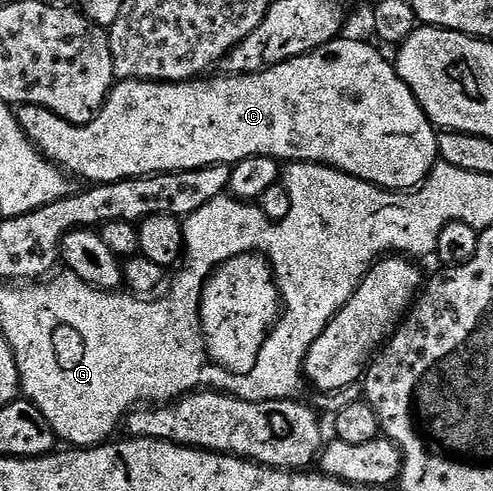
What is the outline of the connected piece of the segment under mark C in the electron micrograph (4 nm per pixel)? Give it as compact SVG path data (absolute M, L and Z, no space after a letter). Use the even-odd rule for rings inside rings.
M348 35L342 36L335 41L329 41L323 47L319 47L313 53L304 53L302 57L296 57L290 61L284 61L278 65L273 65L269 69L261 69L258 73L231 73L228 75L216 75L217 77L209 77L211 75L202 76L200 79L190 79L188 81L146 81L138 79L135 81L118 80L113 88L109 90L109 97L103 103L103 107L95 115L95 119L89 125L70 128L70 133L57 133L53 137L53 142L50 143L47 153L54 162L57 162L62 169L70 174L78 173L85 180L85 183L96 183L98 185L110 185L112 181L131 181L135 177L152 177L154 173L182 173L187 169L202 169L211 165L228 165L230 167L238 165L243 159L251 159L255 155L263 155L264 157L274 157L276 161L282 163L296 163L298 161L307 161L314 165L330 165L333 169L342 169L347 175L357 177L360 181L367 181L372 185L378 185L381 189L390 191L412 191L425 184L430 173L433 172L433 166L438 164L439 150L437 147L438 130L435 128L428 115L423 111L423 107L417 101L416 95L411 91L411 87L407 87L407 83L397 73L396 64L392 60L389 61L376 49L376 44L368 45L365 41L352 41Z

